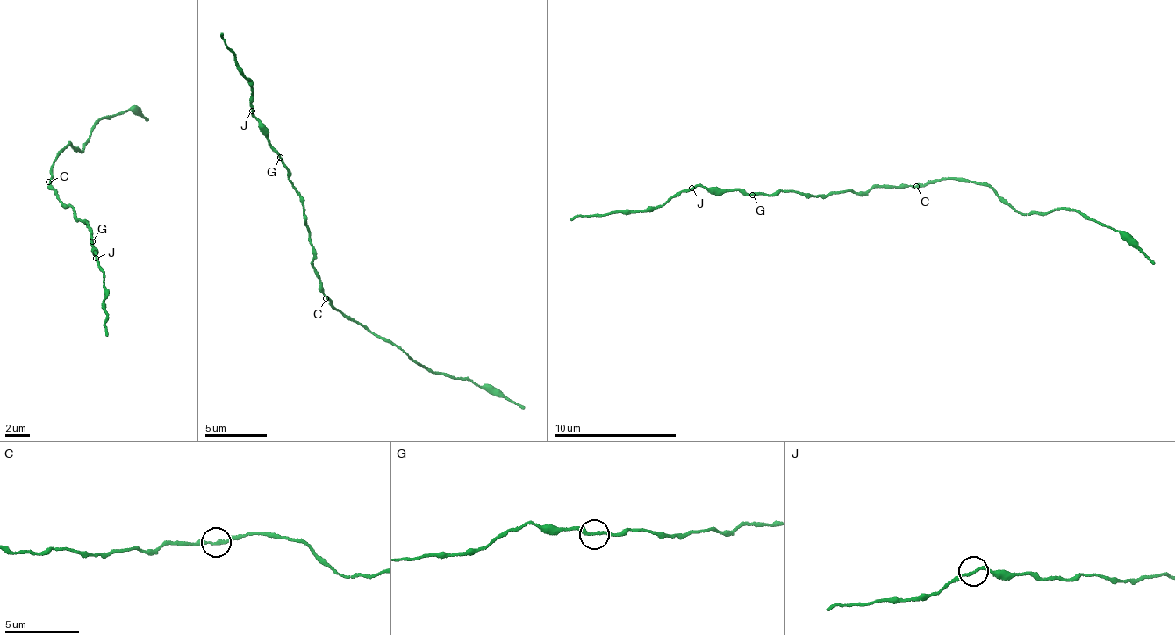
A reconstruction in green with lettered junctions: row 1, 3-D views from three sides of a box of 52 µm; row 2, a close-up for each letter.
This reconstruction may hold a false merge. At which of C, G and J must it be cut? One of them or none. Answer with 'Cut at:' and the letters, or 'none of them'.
Cut at: none of them

